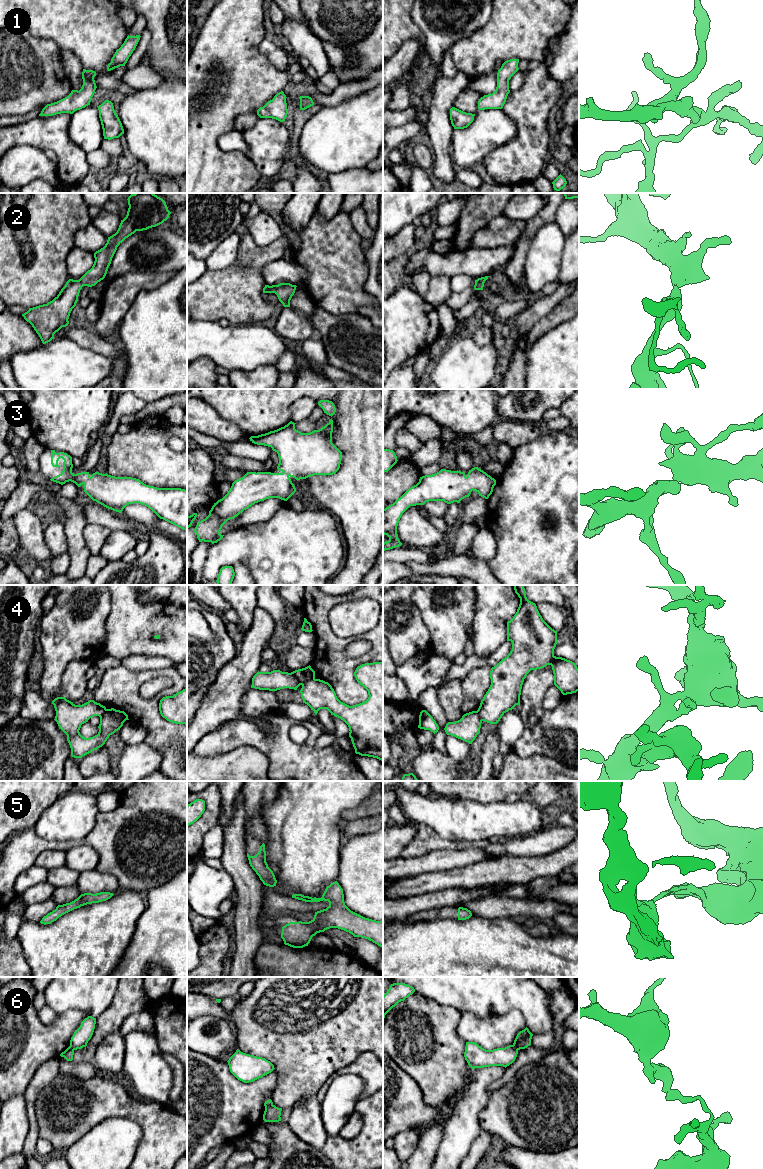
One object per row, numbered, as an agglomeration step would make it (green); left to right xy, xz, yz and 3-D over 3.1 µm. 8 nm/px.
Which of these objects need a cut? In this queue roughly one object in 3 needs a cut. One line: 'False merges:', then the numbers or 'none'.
False merges: 4, 6

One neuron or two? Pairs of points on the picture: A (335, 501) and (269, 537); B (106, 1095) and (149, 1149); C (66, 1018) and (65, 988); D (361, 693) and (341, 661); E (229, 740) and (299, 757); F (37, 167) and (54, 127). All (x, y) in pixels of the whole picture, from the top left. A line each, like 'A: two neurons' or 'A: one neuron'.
A: two neurons
B: one neuron
C: two neurons
D: one neuron
E: one neuron
F: two neurons

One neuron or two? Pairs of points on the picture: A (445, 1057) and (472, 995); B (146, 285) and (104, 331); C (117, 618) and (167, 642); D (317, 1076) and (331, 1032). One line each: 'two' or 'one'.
A: two
B: one
C: one
D: one

